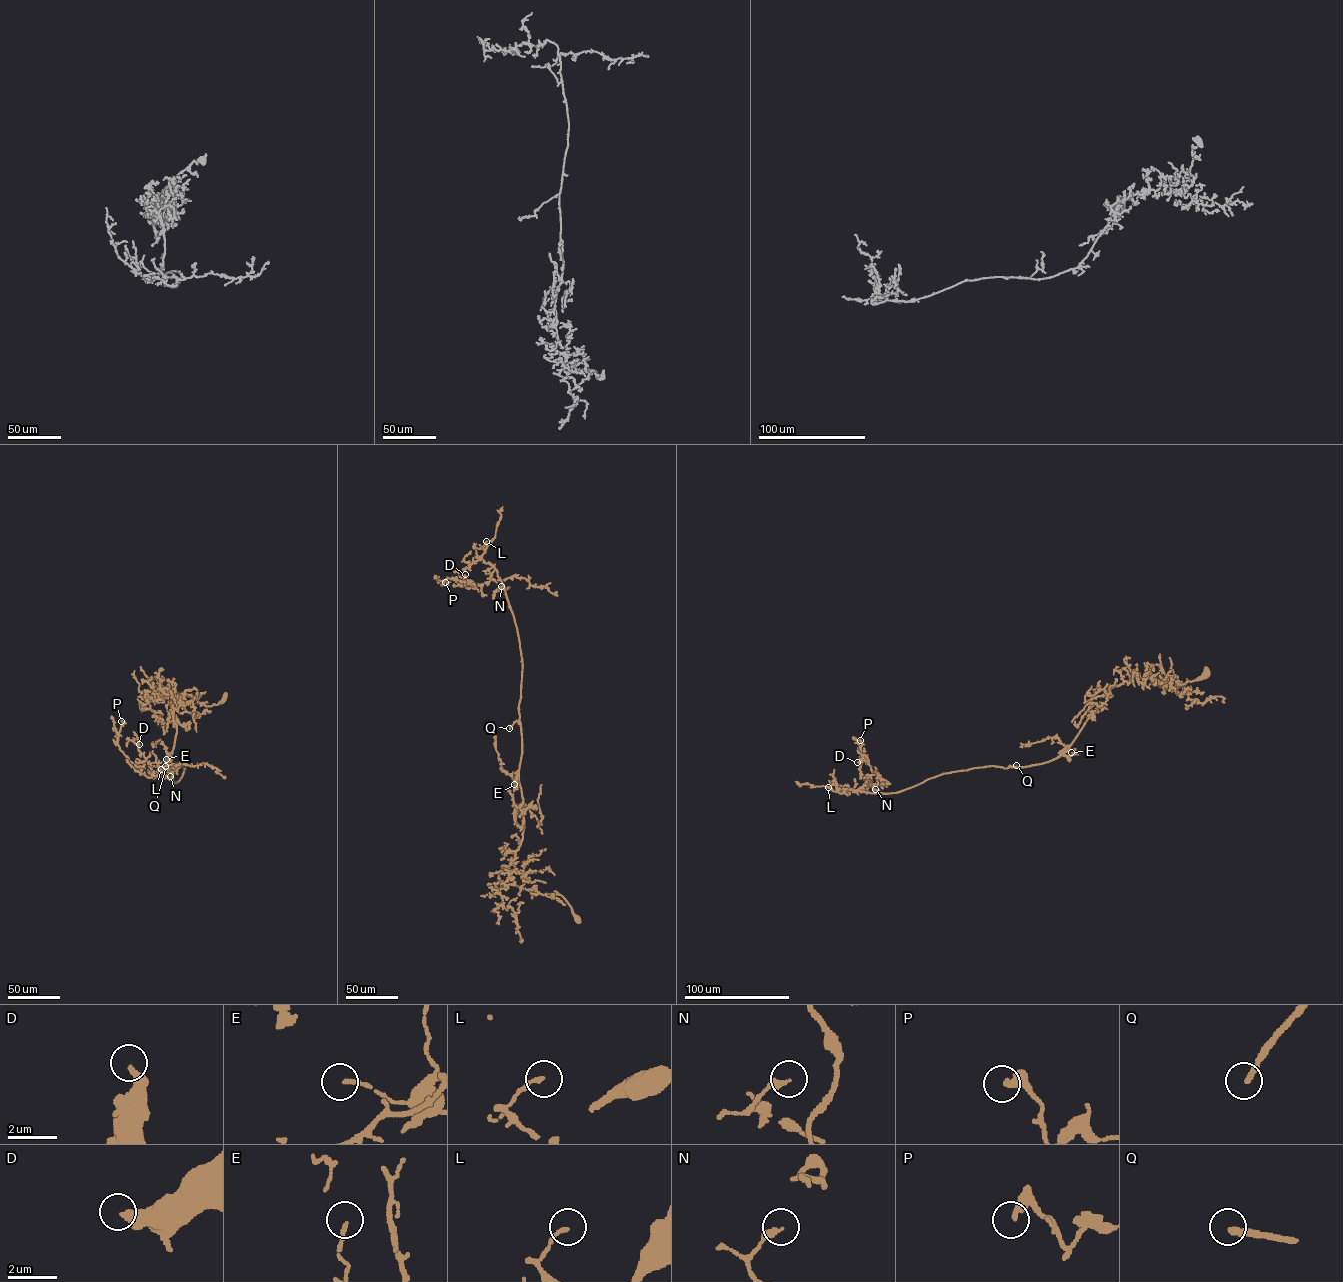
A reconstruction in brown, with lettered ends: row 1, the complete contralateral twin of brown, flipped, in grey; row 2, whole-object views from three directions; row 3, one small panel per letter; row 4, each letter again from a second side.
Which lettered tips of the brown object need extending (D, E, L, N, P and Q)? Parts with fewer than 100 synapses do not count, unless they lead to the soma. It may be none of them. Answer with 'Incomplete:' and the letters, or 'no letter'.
Incomplete: Q

